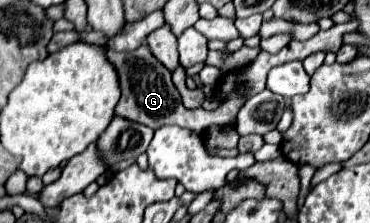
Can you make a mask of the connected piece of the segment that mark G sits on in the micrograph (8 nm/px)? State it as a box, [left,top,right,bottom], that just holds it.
[107,43,247,133]

